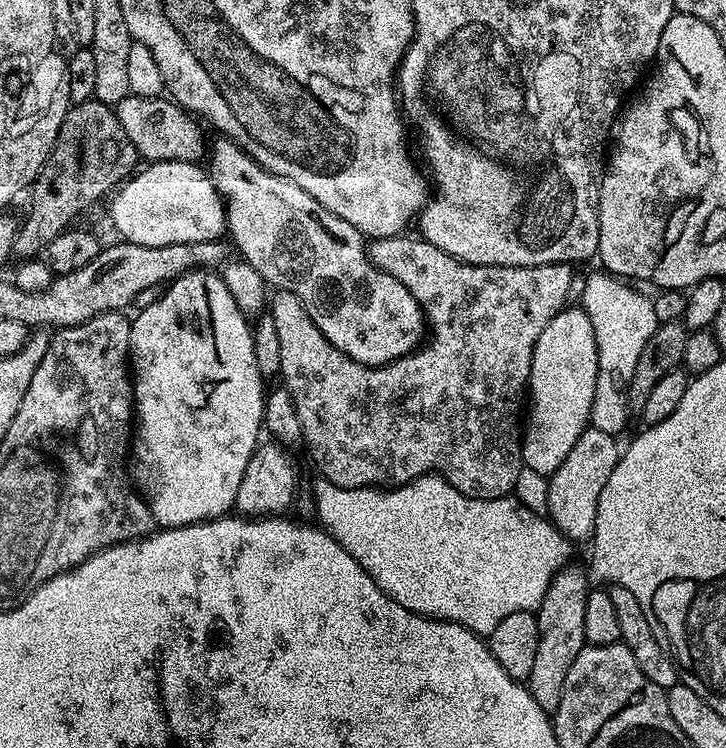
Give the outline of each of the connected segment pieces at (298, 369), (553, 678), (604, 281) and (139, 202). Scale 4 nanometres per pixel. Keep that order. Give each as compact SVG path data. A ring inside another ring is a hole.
M401 234L371 241L367 245L368 257L377 266L392 266L397 264L400 268L408 268L412 276L428 276L428 304L426 300L426 324L430 329L426 346L421 346L414 352L408 352L402 358L391 360L389 364L359 364L354 362L338 346L334 346L324 337L322 330L314 326L310 314L298 302L298 298L289 292L273 291L270 296L270 314L274 318L274 330L278 330L278 343L282 346L282 364L278 373L283 387L288 389L294 398L294 410L298 410L298 422L302 422L302 434L304 435L303 447L308 447L312 460L316 463L319 475L323 479L334 482L334 486L346 486L347 488L371 488L373 486L395 486L409 484L417 480L419 476L439 474L450 486L454 486L462 494L489 500L490 498L502 498L513 491L512 487L520 480L522 473L522 461L520 458L520 446L522 443L522 404L520 399L525 399L528 379L530 378L530 366L532 365L532 348L538 342L538 334L546 330L550 318L554 318L559 312L563 312L569 303L568 291L572 288L571 264L543 264L542 266L526 266L525 268L507 268L506 266L490 266L489 264L464 264L455 260L450 254L446 254L438 246L434 246L429 240L419 235Z
M565 566L552 579L539 608L534 615L540 627L538 651L534 654L534 667L530 669L526 687L534 702L545 714L555 712L562 702L562 690L566 686L566 674L570 674L570 662L586 647L586 598L590 591L590 576L580 568Z
M599 271L585 282L582 301L584 313L590 318L590 326L594 326L598 350L598 382L590 424L606 434L619 437L630 415L628 387L630 378L634 378L634 365L638 362L638 354L642 354L642 346L650 342L650 334L654 334L657 322L654 306L647 295L644 297L642 293L635 292L631 283L607 271Z
M158 160L144 167L111 197L112 224L121 241L138 246L170 246L218 240L225 235L224 201L199 163Z

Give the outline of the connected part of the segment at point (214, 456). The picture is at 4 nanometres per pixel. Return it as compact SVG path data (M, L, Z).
M198 268L182 274L165 287L162 298L135 313L128 351L130 368L134 373L134 420L136 423L134 432L138 440L140 436L140 449L137 452L135 449L134 459L130 464L130 476L161 529L201 524L203 520L217 520L219 516L229 515L233 511L238 485L242 482L242 473L246 470L246 462L250 462L252 452L258 446L264 422L266 380L260 375L256 365L253 335L253 325L250 323L249 317L244 316L242 310L238 310L238 302L234 302L234 294L230 294L230 290L226 290L223 275L207 268Z

